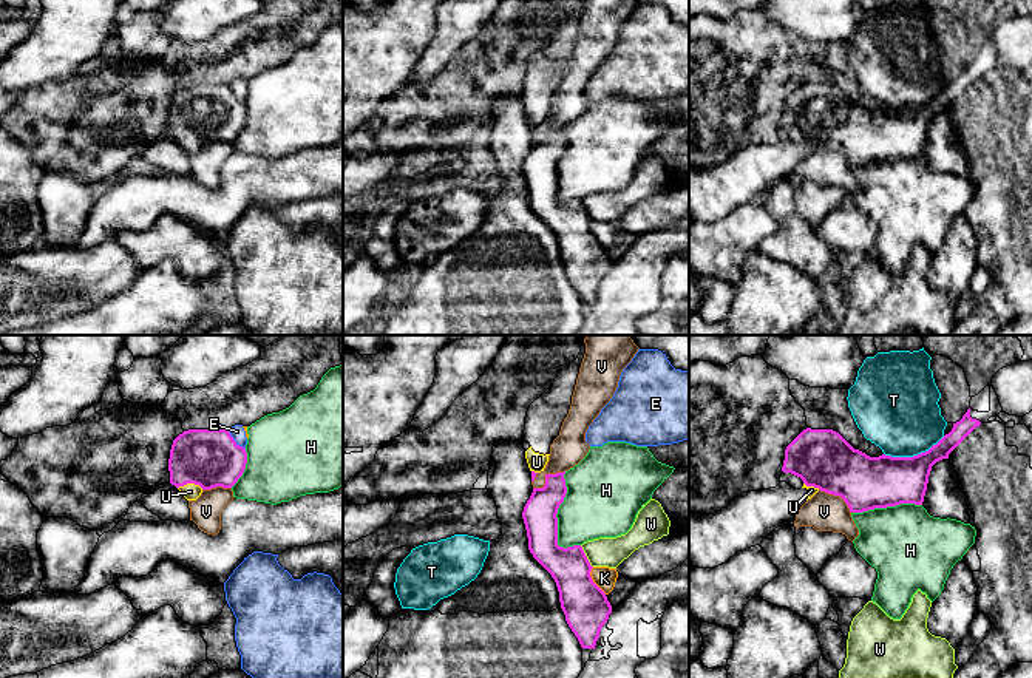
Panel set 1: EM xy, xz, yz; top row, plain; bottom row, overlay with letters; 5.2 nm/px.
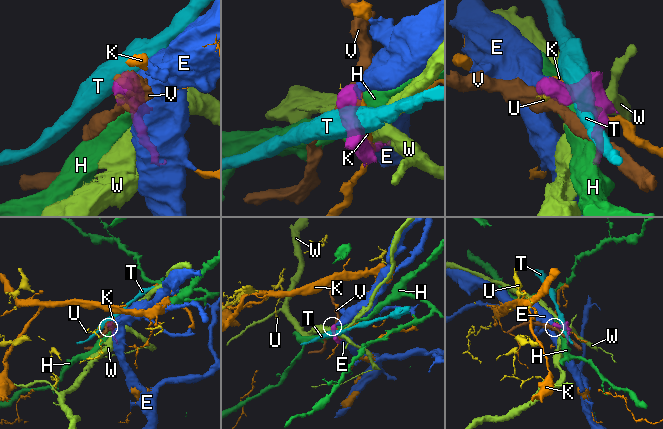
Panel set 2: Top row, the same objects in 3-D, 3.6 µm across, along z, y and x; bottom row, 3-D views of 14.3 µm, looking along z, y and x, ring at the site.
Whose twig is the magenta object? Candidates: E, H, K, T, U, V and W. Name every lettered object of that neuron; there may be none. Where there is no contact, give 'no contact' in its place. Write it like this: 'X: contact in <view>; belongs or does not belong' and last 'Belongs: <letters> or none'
E: contact in xy; does not belong
H: contact in xz; does not belong
K: contact in xz; does not belong
T: contact in yz; does not belong
U: contact in xy; belongs
V: contact in xz; does not belong
W: contact in xz; does not belong
Belongs: U

